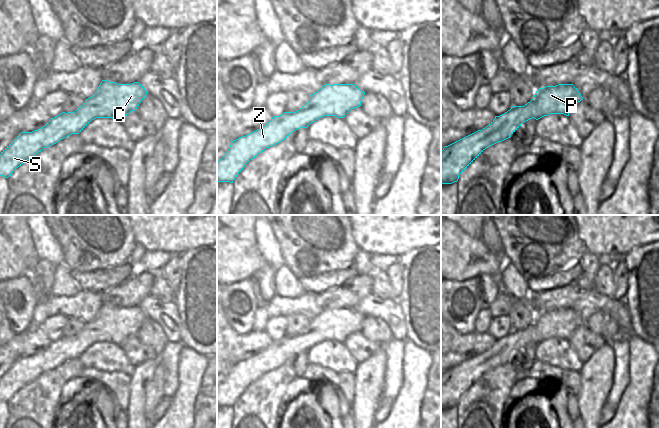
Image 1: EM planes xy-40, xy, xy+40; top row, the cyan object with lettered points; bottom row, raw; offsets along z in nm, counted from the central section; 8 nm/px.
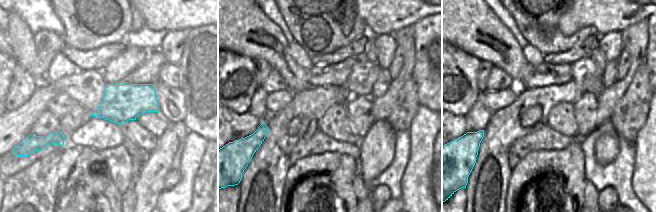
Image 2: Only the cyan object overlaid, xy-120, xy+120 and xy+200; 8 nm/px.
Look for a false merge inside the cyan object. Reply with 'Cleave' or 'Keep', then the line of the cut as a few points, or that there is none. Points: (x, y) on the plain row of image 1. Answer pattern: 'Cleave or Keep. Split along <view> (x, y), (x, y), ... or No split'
Keep. No split.

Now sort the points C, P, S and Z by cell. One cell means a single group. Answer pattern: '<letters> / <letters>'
C P S Z

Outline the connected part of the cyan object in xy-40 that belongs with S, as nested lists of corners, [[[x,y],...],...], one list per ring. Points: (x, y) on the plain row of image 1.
[[[102,304],[97,315],[74,336],[62,336],[42,352],[21,356],[0,378],[0,400],[8,402],[24,386],[60,364],[79,358],[96,342],[122,345],[147,319],[139,307],[118,308]]]

